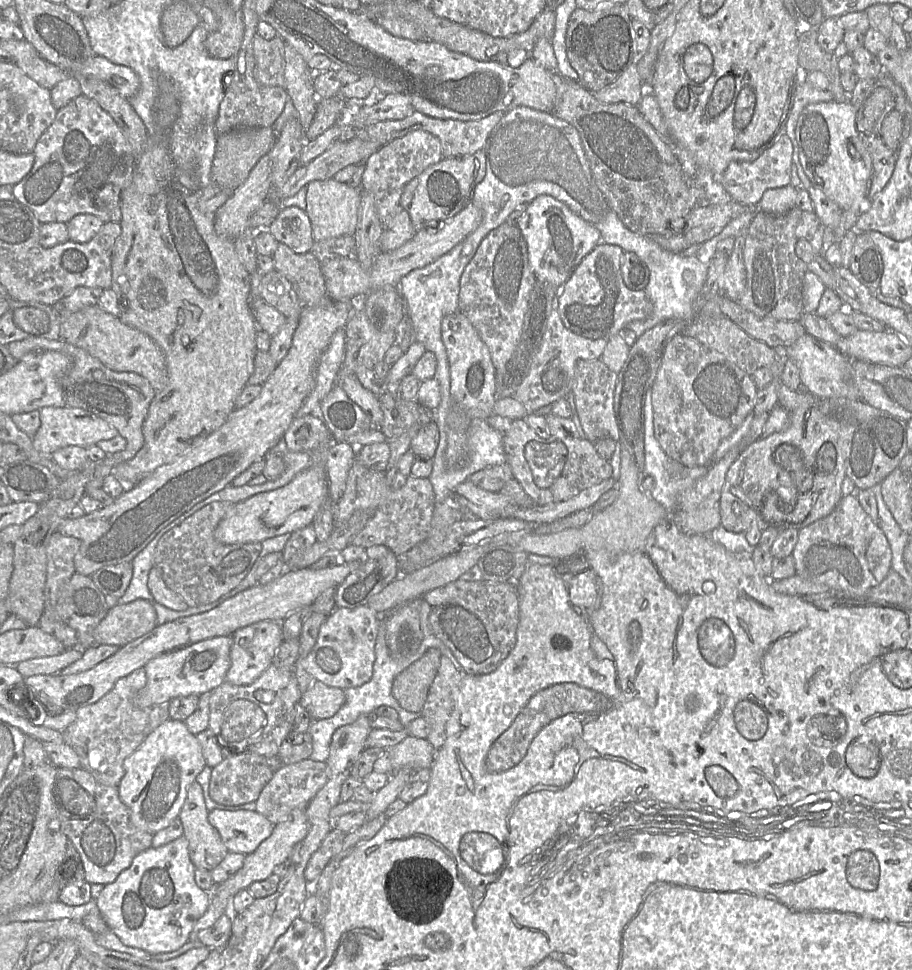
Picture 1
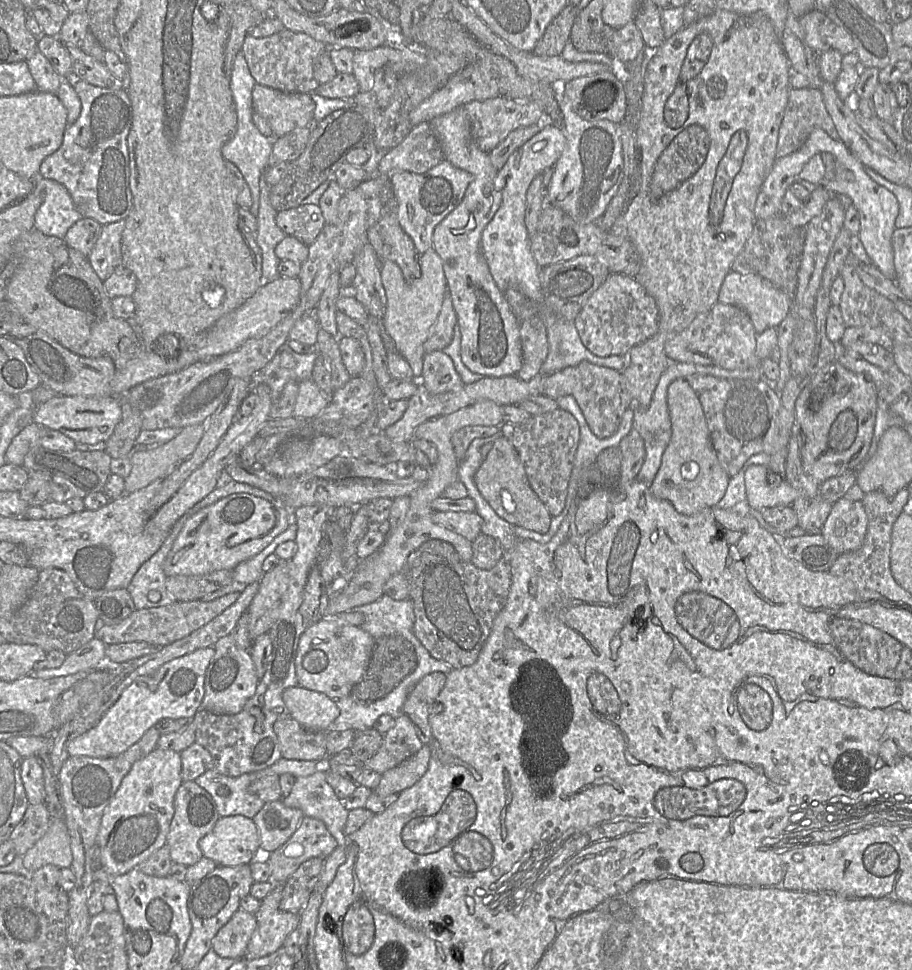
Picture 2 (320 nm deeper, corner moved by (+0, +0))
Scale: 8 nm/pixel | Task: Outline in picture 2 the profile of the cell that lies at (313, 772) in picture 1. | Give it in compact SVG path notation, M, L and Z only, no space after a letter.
M281 800L265 803L262 809L252 818L260 834L260 853L269 855L282 846L297 830L304 814L300 809L290 808Z

